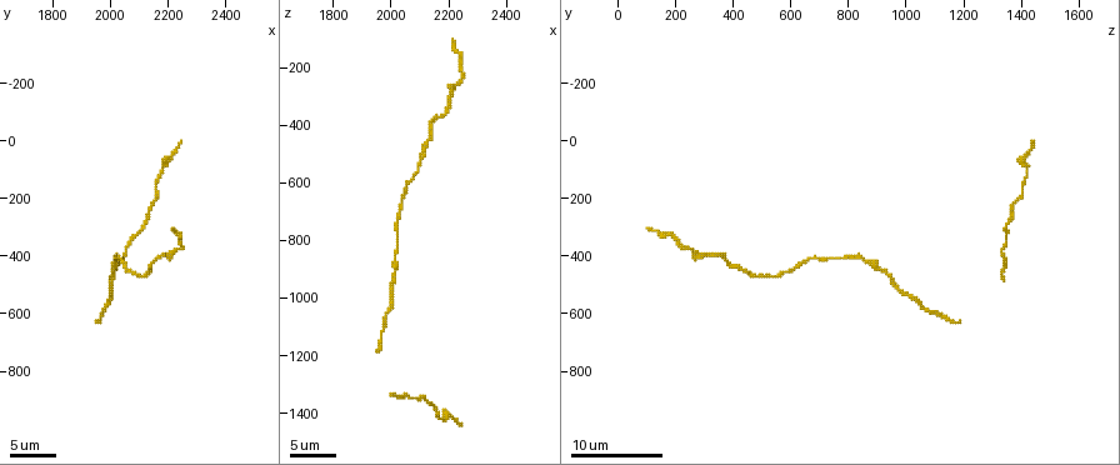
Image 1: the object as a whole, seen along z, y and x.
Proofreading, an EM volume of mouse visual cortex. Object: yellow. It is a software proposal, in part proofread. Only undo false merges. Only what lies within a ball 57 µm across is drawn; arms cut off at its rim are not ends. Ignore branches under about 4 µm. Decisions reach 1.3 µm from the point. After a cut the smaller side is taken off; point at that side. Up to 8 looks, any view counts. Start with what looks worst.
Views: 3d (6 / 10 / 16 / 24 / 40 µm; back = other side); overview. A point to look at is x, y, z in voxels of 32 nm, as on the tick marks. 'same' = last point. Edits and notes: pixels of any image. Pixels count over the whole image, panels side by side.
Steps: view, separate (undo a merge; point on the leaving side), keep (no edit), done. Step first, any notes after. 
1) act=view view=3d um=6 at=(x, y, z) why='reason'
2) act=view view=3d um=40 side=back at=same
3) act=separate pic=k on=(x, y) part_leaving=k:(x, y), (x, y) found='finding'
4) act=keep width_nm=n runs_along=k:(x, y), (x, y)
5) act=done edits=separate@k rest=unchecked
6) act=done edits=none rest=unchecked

act=view view=3d um=16 at=(2000, 520, 970)

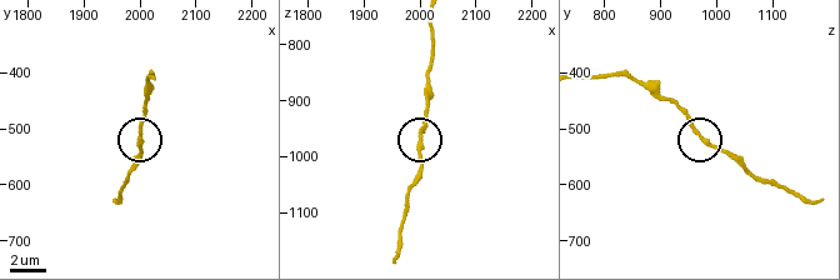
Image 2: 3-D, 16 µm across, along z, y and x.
act=keep width_nm=210 found='continuous, no second neuron'

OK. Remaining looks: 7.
act=view view=3d um=6 at=(2010, 420, 850) why='calibre changes'

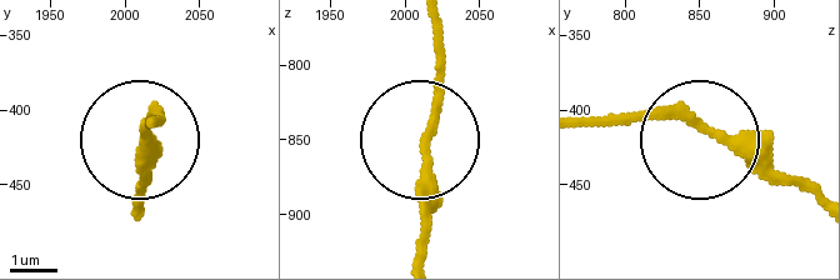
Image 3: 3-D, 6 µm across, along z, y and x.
act=view view=3d um=6 side=back at=(2014, 412, 852)

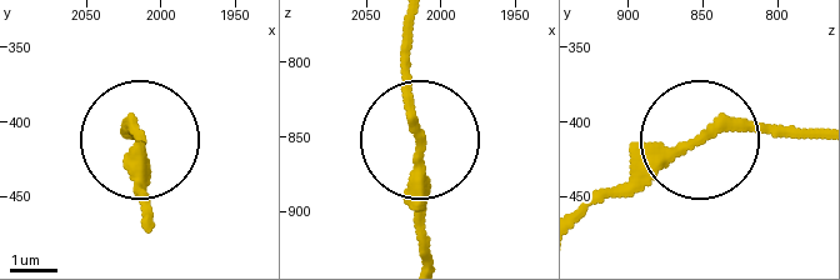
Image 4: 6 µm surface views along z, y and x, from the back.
act=keep runs_along=4:(580, 218), (711, 138), (819, 134) found='one neuron here'

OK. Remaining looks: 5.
act=view view=3d um=10 at=(2100, 470, 510) why='thick turns thin'

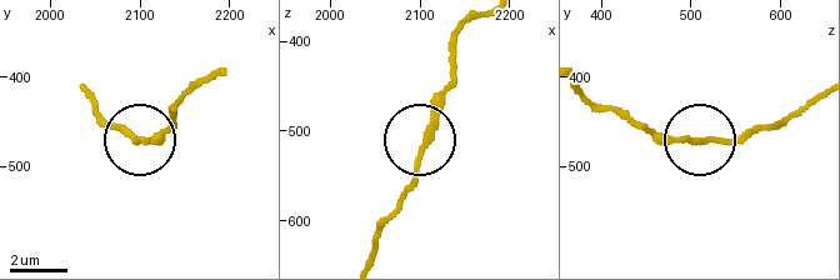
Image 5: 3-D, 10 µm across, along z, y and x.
act=view view=3d um=10 side=back at=(2110, 475, 505) why='other side'

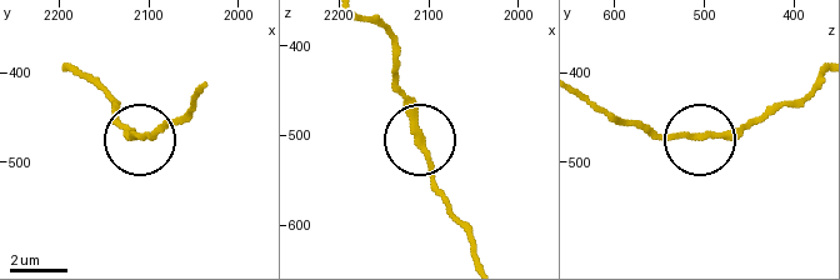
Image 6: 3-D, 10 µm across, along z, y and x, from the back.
act=keep runs_along=6:(476, 256), (436, 185), (418, 106), (398, 80) found='continuous, no second neuron'

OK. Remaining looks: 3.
act=view view=3d um=16 at=(2030, 410, 680) why='thin neck'

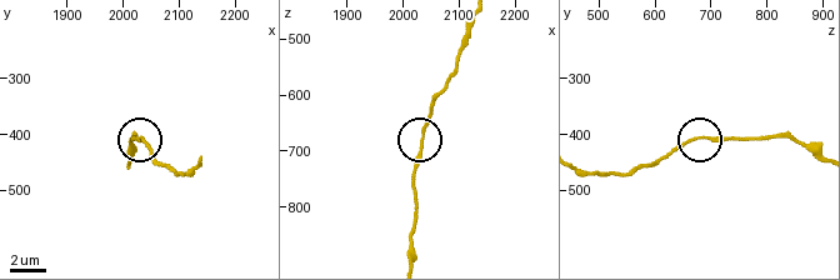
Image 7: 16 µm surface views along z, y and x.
act=view view=3d um=16 side=back at=(2035, 405, 675)

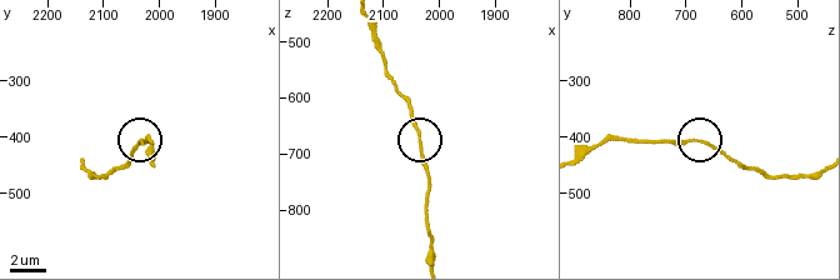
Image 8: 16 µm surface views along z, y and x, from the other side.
act=keep runs_along=8:(583, 159), (609, 141), (704, 141), (738, 166) found='one neuron here'

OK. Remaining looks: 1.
act=done edits=none rest=unchecked

